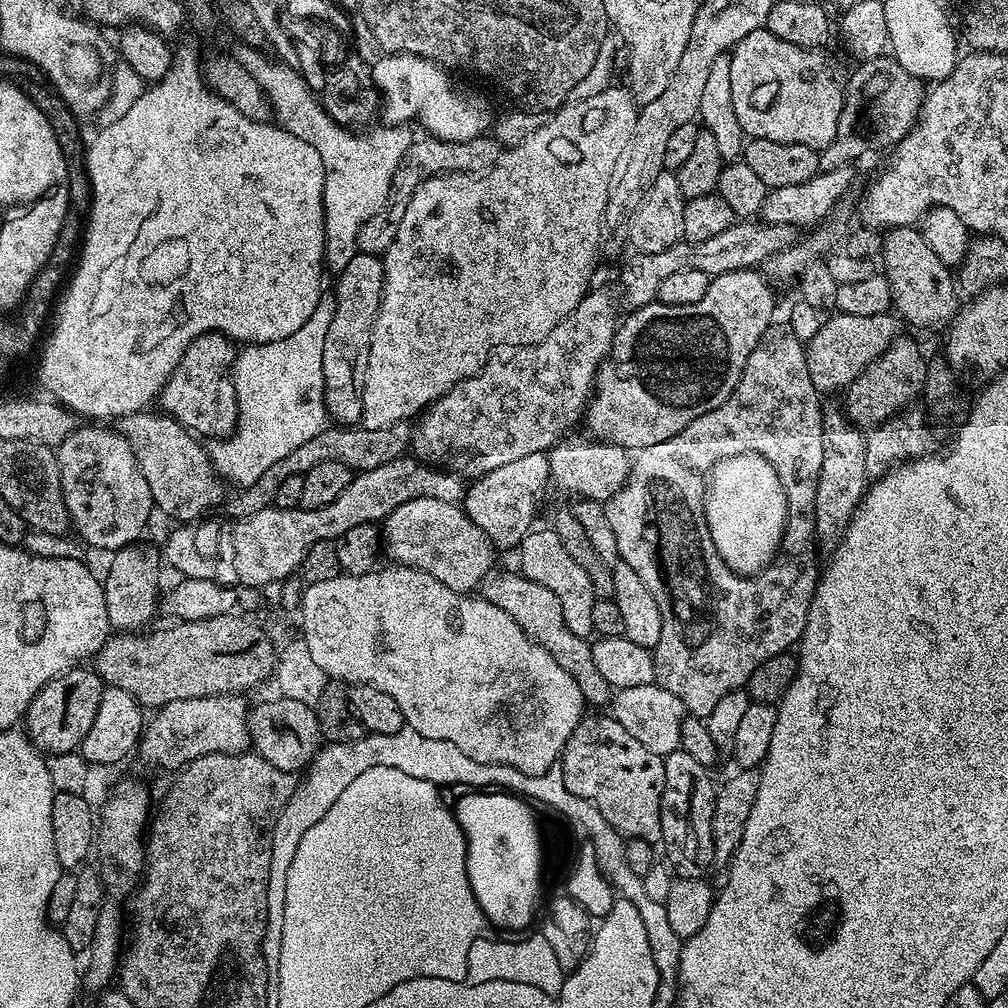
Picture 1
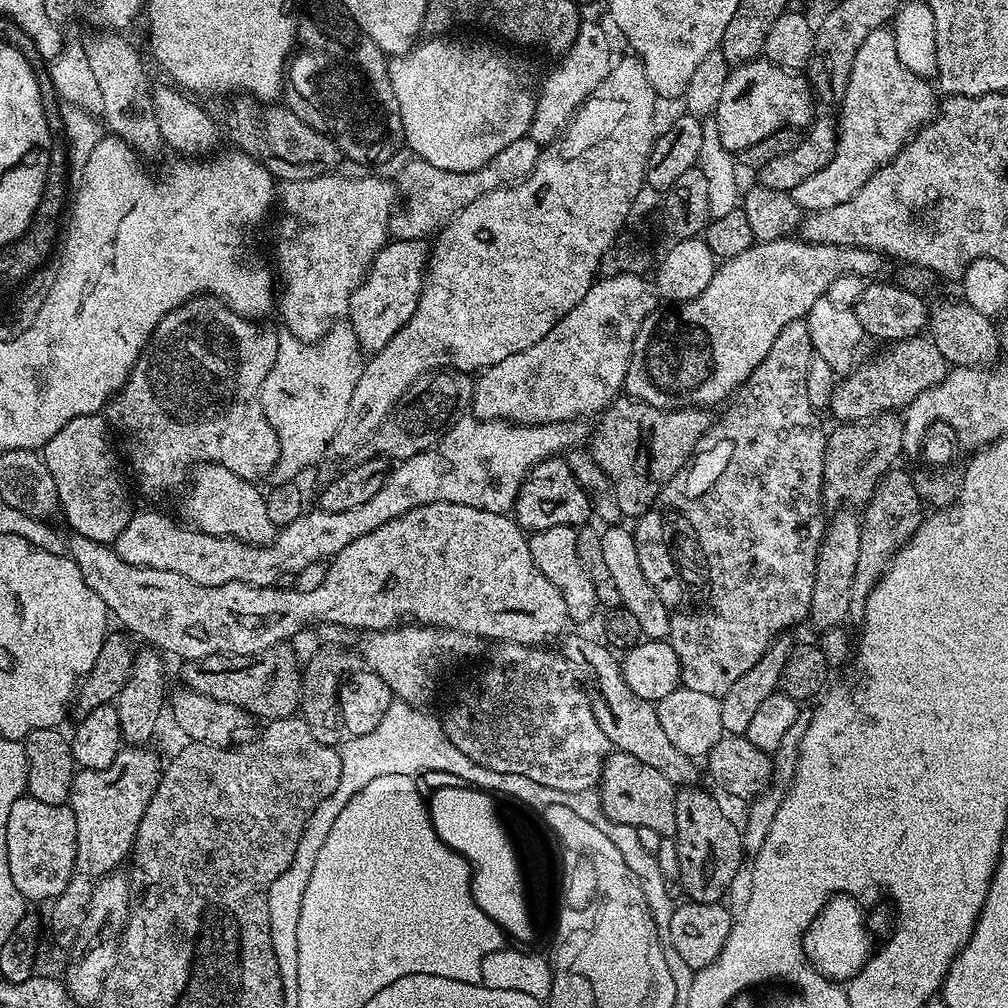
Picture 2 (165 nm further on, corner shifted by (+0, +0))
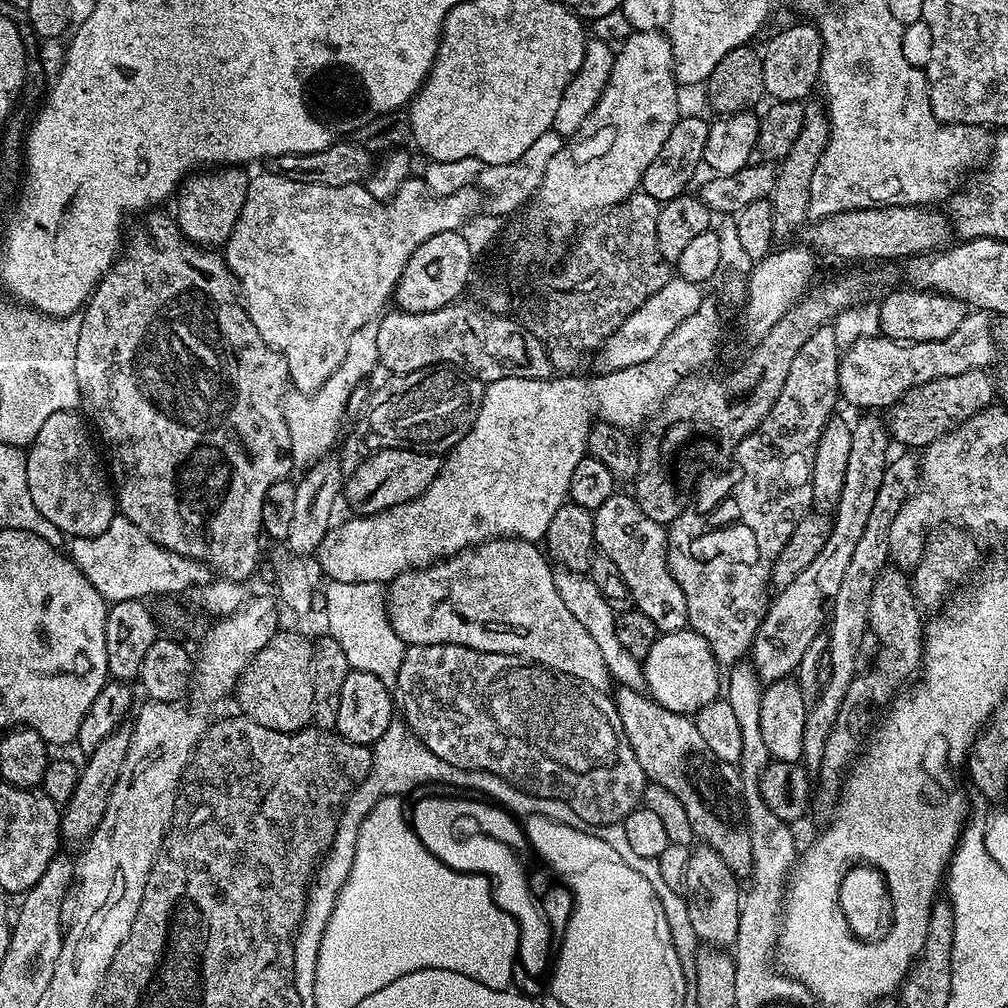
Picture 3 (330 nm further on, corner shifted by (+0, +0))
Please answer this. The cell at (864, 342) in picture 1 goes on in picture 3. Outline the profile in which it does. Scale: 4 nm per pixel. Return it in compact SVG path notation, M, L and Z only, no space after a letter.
M975 368L961 376L938 378L907 392L886 412L888 435L893 441L905 444L905 449L923 450L938 437L952 431L962 420L969 420L994 400L994 380L987 371Z

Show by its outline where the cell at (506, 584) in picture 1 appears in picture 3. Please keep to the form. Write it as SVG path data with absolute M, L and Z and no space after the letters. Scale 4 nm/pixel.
M623 686L615 689L614 703L618 718L622 718L622 730L626 730L626 738L634 750L634 758L638 758L638 766L642 766L645 777L651 783L665 787L678 798L686 808L686 815L697 841L713 848L737 878L747 877L752 871L752 847L750 834L746 830L744 793L737 765L722 762L722 758L718 758L718 754L714 754L714 750L706 746L702 734L698 734L695 719L689 718L685 713L666 710L650 696Z

